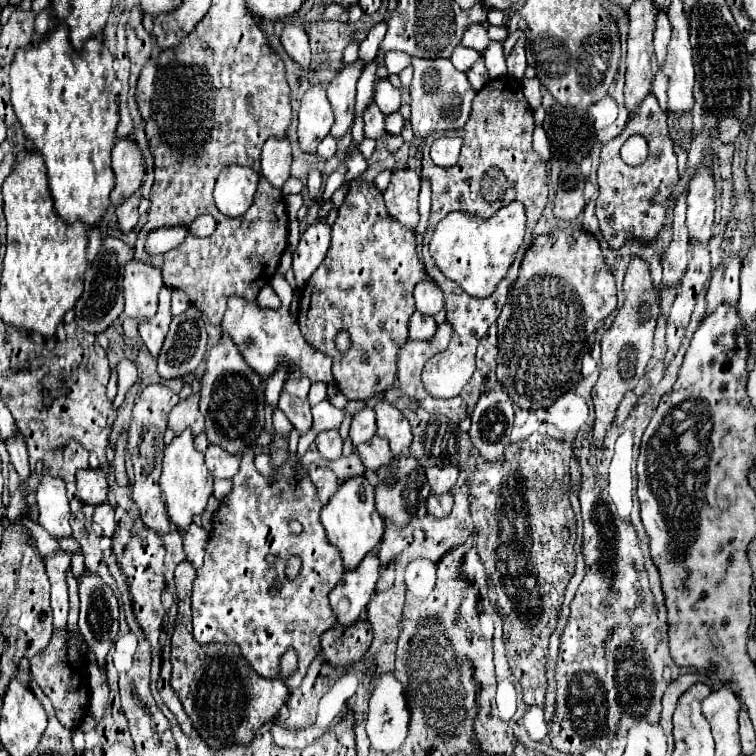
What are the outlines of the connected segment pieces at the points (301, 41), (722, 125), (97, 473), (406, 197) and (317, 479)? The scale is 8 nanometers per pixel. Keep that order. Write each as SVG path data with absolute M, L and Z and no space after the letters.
M286 23L284 31L282 31L282 47L284 51L304 69L308 69L310 63L310 45L308 45L308 37L306 31L298 25Z
M726 117L718 123L718 129L720 129L720 135L722 135L722 141L724 143L730 143L738 137L740 133L740 121L734 119L734 117Z
M102 469L76 471L76 495L86 505L106 503L106 473Z
M412 169L392 173L392 181L384 193L384 203L386 211L396 223L410 229L418 225L418 193L420 181Z
M312 465L312 467L310 467L310 481L312 481L312 485L316 487L316 495L318 495L320 505L326 505L326 503L330 501L330 497L338 491L336 475L334 475L330 469Z

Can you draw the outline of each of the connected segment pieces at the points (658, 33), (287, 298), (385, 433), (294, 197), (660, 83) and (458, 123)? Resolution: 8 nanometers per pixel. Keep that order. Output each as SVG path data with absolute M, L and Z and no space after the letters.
M658 15L656 31L654 31L654 51L656 51L656 57L658 57L658 63L660 65L666 59L668 39L670 39L670 21L668 21L666 15Z
M277 271L274 279L270 282L275 293L282 301L280 309L258 309L256 303L248 303L242 297L232 297L228 301L228 311L222 321L222 331L226 337L236 343L240 349L244 361L260 375L262 381L266 381L282 363L288 363L288 369L298 369L300 375L308 377L310 381L322 381L322 375L332 373L332 359L314 347L306 343L302 337L296 317L290 315L289 306L293 298L293 288L285 280L284 276Z
M378 401L376 407L376 425L378 425L378 437L388 439L392 455L400 457L404 453L408 453L410 443L412 443L412 433L410 433L410 425L408 419L390 403L386 401Z
M292 194L285 198L286 210L289 222L297 222L297 212L303 204L301 194Z
M658 71L656 79L654 79L654 83L652 83L652 89L650 89L650 93L658 97L658 101L660 101L660 107L666 111L666 83L664 83L664 81L666 81L666 79L664 79L664 77L662 77L662 73Z
M411 58L414 79L410 85L410 125L418 139L426 139L434 131L452 131L456 127L464 127L472 101L477 91L471 86L466 73L460 73L452 67L450 59Z

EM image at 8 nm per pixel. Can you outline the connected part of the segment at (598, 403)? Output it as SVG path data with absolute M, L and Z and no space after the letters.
M634 259L628 265L624 277L624 303L618 309L618 315L602 339L602 369L600 377L592 389L592 401L596 407L596 421L592 441L596 447L602 447L606 431L614 421L614 413L618 403L628 391L634 391L638 381L644 375L644 367L652 355L652 335L656 329L656 319L660 315L658 295L654 291L648 265L642 259Z

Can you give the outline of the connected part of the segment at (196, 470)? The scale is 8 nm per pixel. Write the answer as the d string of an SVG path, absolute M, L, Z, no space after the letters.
M184 431L172 439L172 443L164 449L162 475L160 475L162 499L166 503L166 511L170 521L180 529L188 531L192 525L192 517L200 515L206 509L206 501L212 495L212 477L206 471L204 455L194 449L192 431Z

